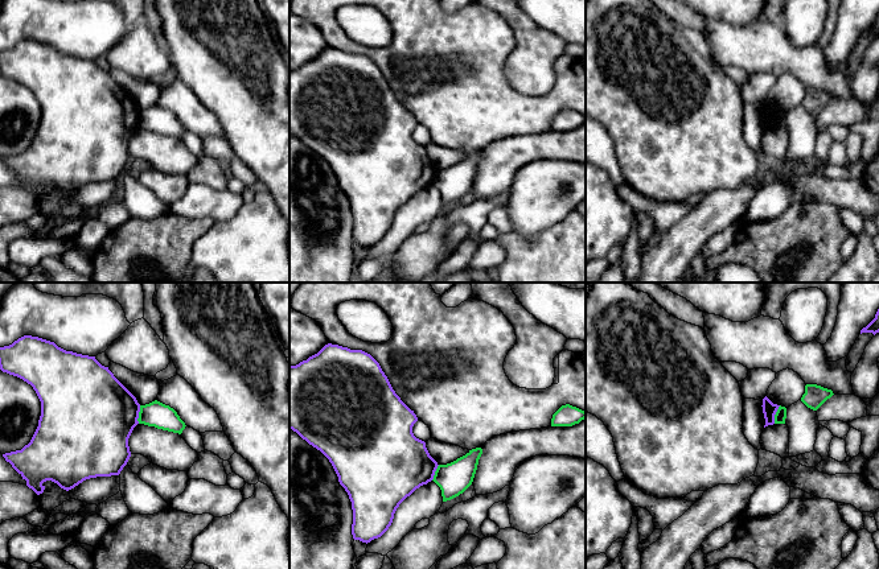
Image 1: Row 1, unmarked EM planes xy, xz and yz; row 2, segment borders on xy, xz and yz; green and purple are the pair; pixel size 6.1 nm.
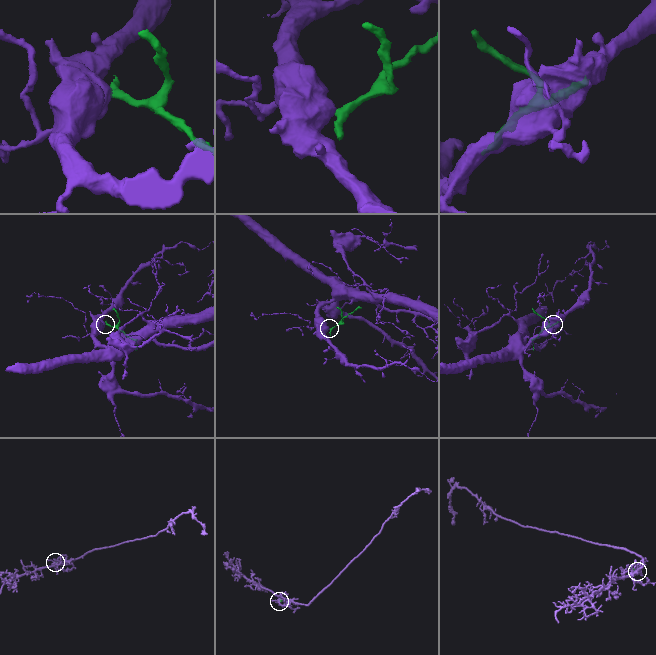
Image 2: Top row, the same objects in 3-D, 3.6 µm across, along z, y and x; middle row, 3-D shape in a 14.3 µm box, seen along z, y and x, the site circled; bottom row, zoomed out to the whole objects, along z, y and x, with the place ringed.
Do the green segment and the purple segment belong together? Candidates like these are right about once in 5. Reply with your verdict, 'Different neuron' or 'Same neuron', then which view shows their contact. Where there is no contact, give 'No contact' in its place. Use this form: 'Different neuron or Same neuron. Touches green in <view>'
Different neuron. Touches green in xy

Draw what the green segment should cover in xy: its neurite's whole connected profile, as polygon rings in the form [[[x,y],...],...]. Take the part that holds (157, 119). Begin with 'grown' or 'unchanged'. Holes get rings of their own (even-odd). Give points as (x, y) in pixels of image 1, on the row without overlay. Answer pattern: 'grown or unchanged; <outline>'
unchanged; [[[157,104],[145,110],[140,110],[137,125],[139,128],[178,139],[181,139],[186,131],[173,112]]]

